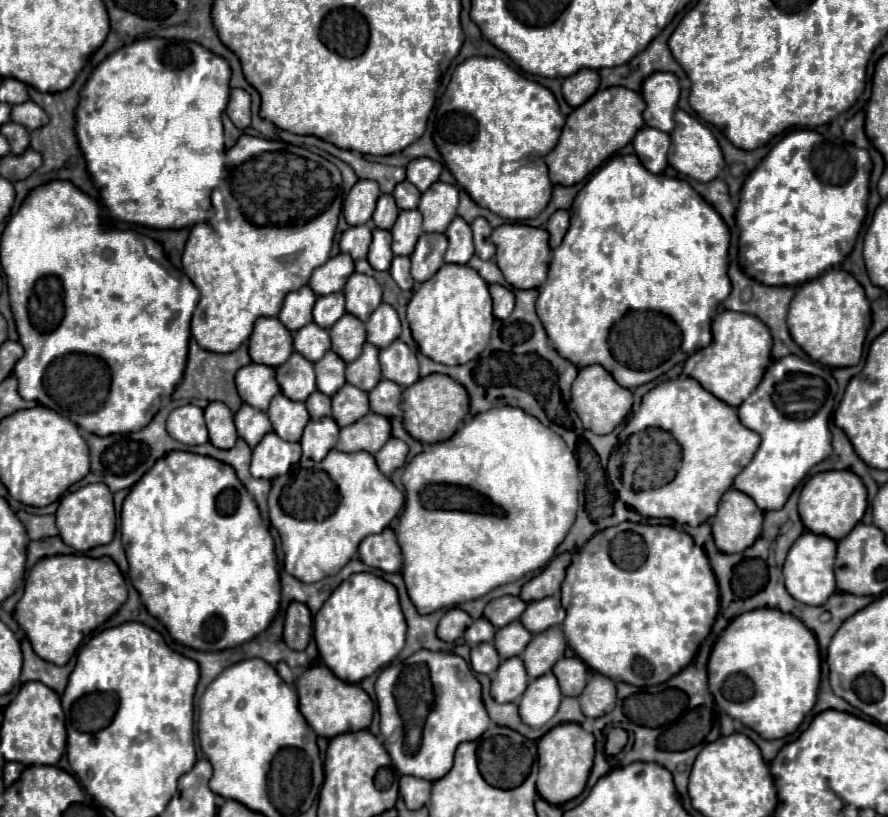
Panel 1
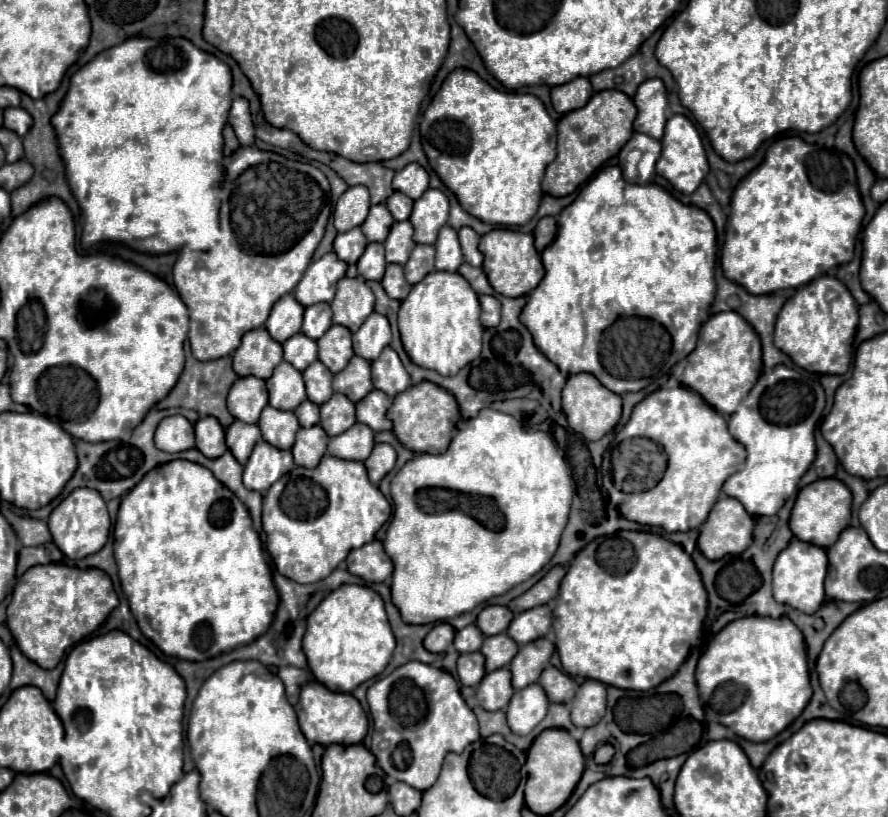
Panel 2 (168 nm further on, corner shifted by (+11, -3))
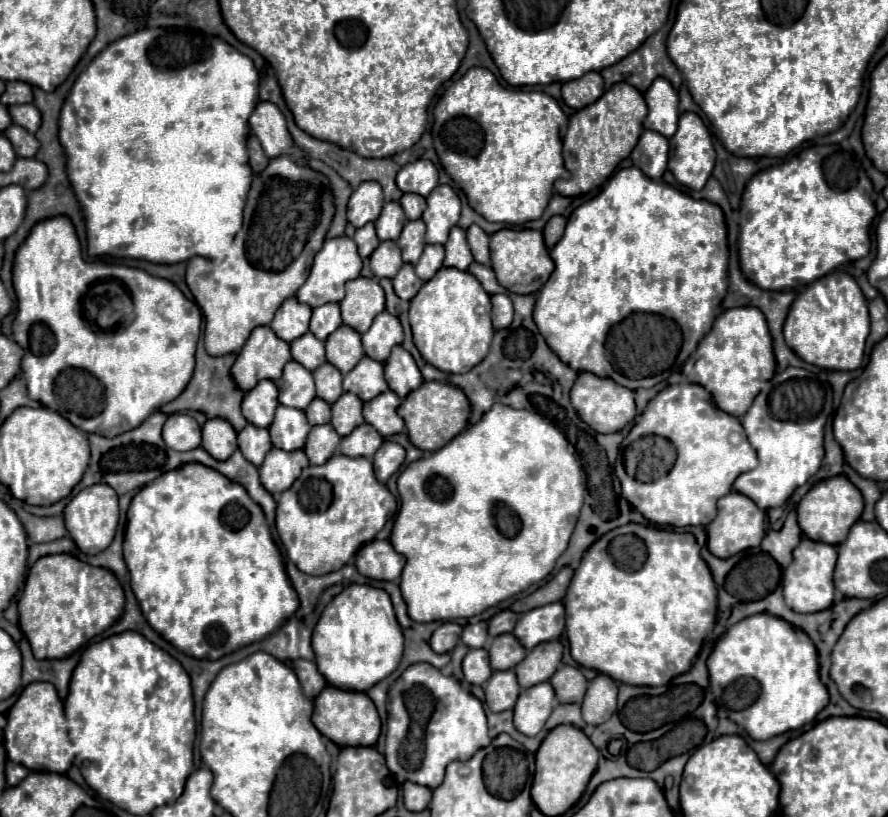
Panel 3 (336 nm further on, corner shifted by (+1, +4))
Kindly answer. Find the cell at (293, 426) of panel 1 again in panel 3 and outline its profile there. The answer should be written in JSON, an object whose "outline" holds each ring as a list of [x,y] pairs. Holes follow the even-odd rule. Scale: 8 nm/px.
{"outline":[[[277,406],[275,420],[269,426],[273,446],[281,450],[303,448],[309,430],[311,426],[305,418],[305,412],[297,408],[287,408],[287,406]]]}

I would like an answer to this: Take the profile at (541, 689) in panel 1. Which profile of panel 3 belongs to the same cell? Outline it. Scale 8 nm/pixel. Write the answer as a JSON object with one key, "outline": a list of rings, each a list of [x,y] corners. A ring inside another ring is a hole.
{"outline":[[[541,682],[541,686],[521,690],[519,700],[515,704],[517,730],[523,732],[525,736],[535,736],[547,722],[553,706],[555,706],[555,694],[549,682]]]}

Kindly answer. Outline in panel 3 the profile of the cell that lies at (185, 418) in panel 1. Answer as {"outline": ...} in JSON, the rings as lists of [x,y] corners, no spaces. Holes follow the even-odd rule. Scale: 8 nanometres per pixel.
{"outline":[[[171,414],[163,426],[163,440],[173,450],[193,450],[201,446],[201,426],[187,414]]]}

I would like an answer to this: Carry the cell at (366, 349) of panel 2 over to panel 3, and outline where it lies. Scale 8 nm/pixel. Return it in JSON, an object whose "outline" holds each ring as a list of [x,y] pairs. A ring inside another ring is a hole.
{"outline":[[[387,310],[381,312],[373,320],[373,326],[365,334],[361,334],[361,340],[367,356],[377,362],[385,362],[391,354],[391,348],[403,342],[403,328],[399,324],[399,318],[389,314]]]}

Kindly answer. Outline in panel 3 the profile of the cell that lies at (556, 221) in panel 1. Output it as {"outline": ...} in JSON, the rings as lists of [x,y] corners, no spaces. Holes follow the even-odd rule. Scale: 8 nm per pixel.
{"outline":[[[551,216],[549,218],[549,222],[547,222],[547,226],[543,228],[543,236],[545,236],[545,244],[547,244],[547,248],[553,248],[557,242],[559,242],[559,238],[561,238],[561,234],[563,234],[563,230],[565,230],[565,218],[563,216]]]}

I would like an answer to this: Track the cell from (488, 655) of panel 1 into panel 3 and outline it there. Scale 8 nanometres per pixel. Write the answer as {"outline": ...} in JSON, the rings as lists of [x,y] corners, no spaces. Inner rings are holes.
{"outline":[[[483,648],[469,650],[467,656],[463,658],[463,674],[469,684],[477,684],[477,686],[485,684],[489,680],[489,676],[493,674],[487,650],[483,650]]]}

